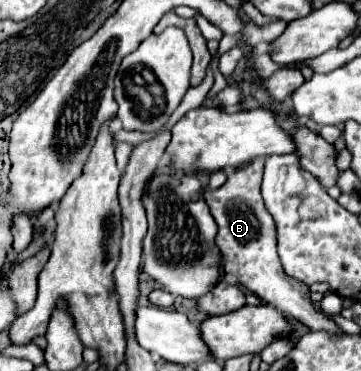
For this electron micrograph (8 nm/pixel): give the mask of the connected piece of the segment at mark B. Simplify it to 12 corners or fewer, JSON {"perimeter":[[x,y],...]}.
{"perimeter":[[264,161],[204,191],[224,273],[312,331],[340,333],[282,271]]}

